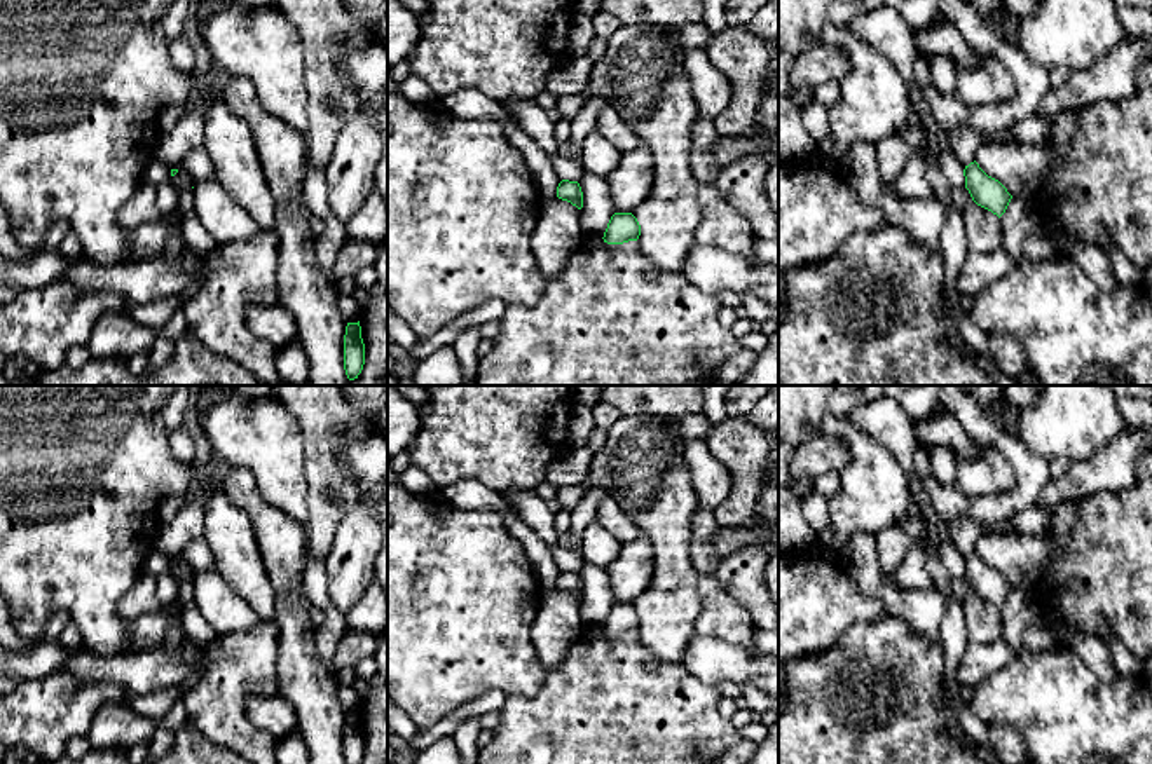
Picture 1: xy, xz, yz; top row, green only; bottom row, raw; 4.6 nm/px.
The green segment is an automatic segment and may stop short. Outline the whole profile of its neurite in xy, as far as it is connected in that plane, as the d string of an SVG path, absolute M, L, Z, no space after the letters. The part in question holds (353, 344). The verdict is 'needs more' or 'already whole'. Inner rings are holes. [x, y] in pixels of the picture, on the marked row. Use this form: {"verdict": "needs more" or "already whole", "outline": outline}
{"verdict": "already whole", "outline": "M347 323L344 335L344 370L349 380L358 379L365 365L365 344L361 338L361 326Z"}

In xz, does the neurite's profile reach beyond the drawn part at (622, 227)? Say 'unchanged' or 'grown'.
unchanged

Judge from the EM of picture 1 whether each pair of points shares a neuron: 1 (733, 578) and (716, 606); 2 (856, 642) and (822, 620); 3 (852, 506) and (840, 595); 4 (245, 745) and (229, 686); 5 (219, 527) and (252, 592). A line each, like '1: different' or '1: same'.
1: different
2: different
3: different
4: same
5: same

